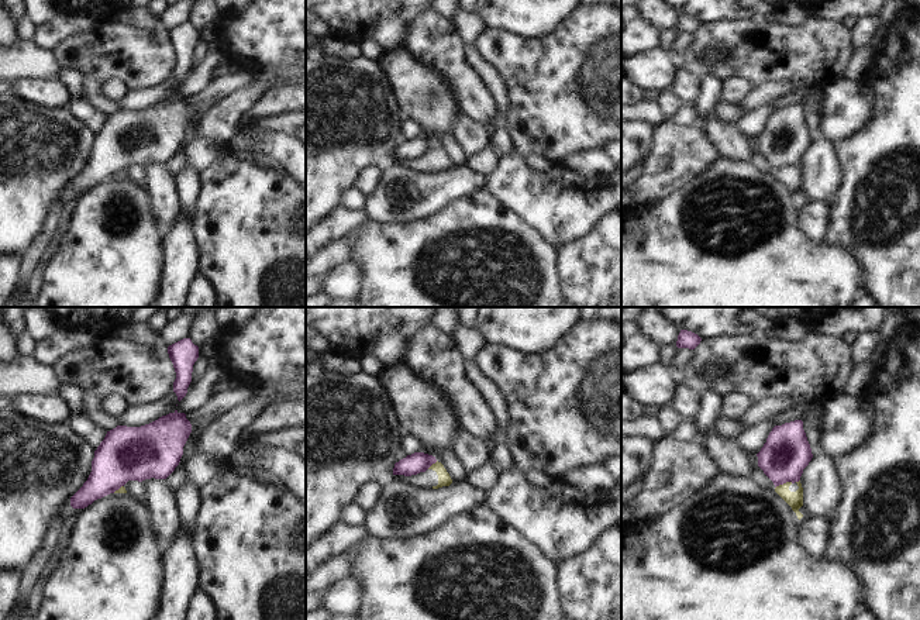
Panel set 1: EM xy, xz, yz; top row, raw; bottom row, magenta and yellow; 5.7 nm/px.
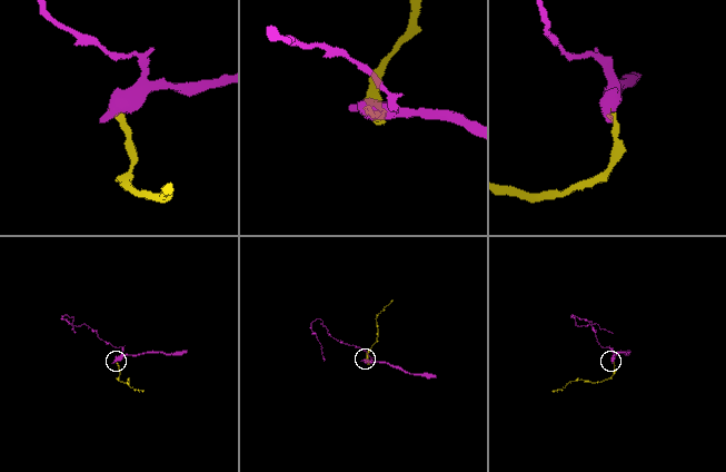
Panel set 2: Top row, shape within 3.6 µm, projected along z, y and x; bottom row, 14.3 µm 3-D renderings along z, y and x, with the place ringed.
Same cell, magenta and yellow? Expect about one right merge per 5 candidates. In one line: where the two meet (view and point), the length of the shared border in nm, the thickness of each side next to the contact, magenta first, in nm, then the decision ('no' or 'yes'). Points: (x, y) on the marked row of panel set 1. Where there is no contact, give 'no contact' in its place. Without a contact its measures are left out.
meets magenta in yz at (784, 482); contact 110 nm long; 280 nm thick on the magenta side, 100 nm on the other; no

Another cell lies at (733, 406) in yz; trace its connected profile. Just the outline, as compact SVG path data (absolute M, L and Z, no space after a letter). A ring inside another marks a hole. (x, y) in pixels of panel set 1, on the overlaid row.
M727 395L721 402L721 416L738 420L751 404L752 402L745 395Z

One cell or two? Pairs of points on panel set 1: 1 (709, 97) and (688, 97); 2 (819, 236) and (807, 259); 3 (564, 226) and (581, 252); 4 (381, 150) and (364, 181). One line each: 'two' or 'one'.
1: two
2: two
3: two
4: two

